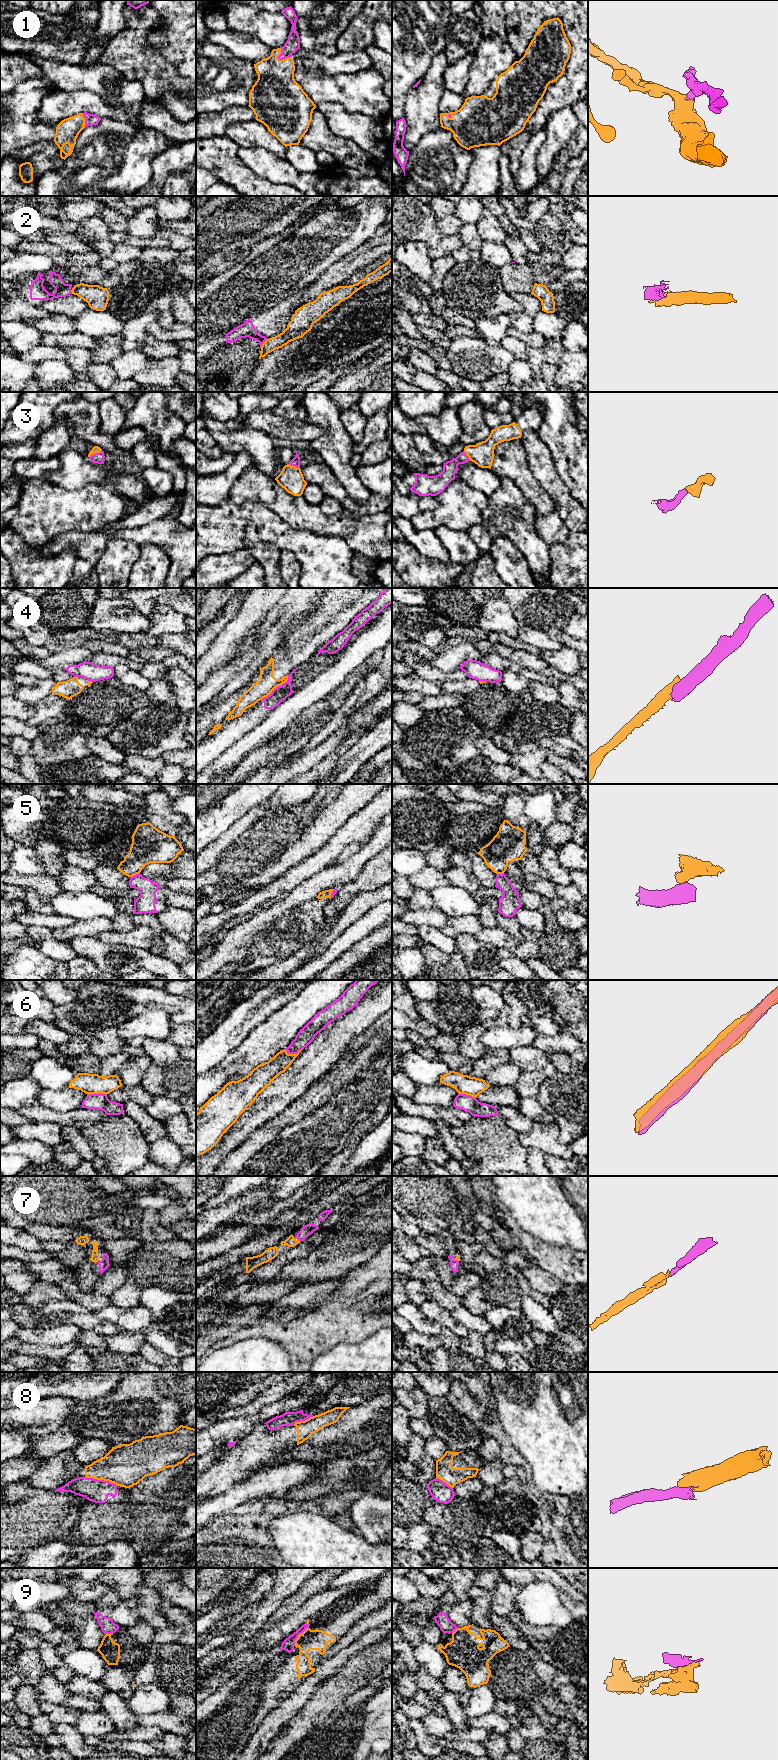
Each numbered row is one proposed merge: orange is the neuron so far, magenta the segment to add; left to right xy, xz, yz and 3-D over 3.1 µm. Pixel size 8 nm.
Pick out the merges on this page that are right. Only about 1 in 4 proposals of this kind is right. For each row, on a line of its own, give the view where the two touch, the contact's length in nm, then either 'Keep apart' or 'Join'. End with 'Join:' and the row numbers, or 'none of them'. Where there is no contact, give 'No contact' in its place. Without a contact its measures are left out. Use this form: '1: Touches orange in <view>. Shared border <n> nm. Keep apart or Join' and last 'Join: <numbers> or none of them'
1: Touches orange in xz. Shared border 120 nm. Join
2: Touches orange in xz. Shared border 90 nm. Keep apart
3: Touches orange in xy. Shared border 120 nm. Join
4: Touches orange in xz. Shared border 300 nm. Keep apart
5: Touches orange in xy. Shared border 80 nm. Keep apart
6: Touches orange in xz. Shared border 150 nm. Keep apart
7: Touches orange in yz. Shared border 30 nm. Join
8: Touches orange in xy. Shared border 280 nm. Keep apart
9: Touches orange in xz. Shared border 200 nm. Keep apart
Join: 1, 3, 7

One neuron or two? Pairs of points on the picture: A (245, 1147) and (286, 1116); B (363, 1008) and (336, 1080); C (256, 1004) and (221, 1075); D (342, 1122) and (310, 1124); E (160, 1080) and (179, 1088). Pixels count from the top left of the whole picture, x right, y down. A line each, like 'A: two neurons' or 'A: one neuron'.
A: one neuron
B: two neurons
C: two neurons
D: one neuron
E: one neuron

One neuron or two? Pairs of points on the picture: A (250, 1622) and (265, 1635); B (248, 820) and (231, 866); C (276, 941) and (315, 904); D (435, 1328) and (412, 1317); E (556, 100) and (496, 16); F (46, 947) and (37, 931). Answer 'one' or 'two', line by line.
A: two
B: two
C: one
D: one
E: two
F: one

